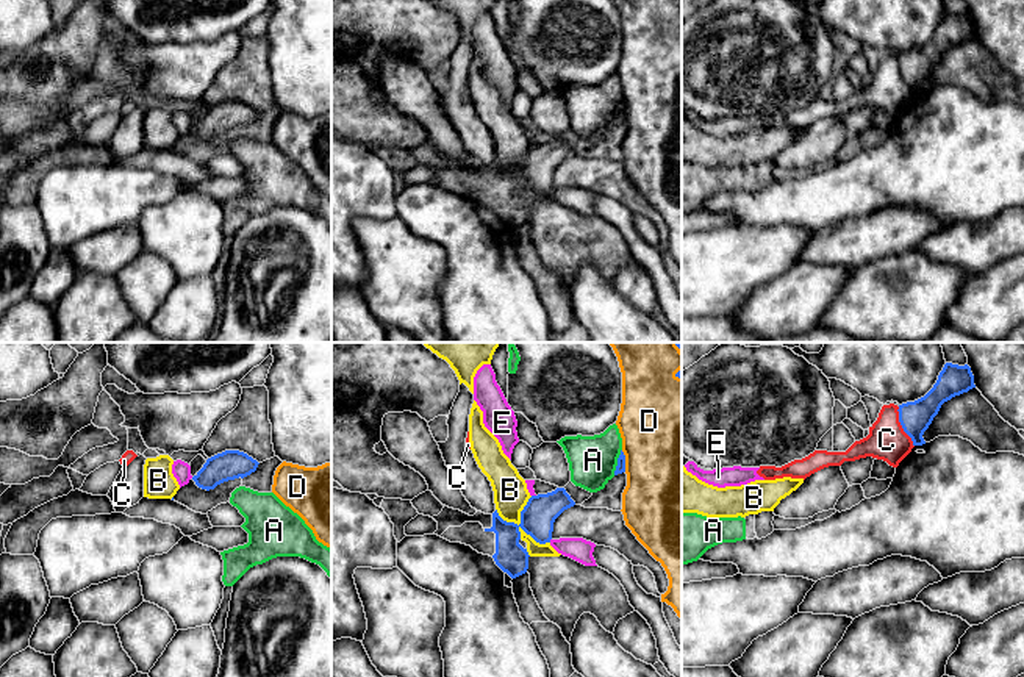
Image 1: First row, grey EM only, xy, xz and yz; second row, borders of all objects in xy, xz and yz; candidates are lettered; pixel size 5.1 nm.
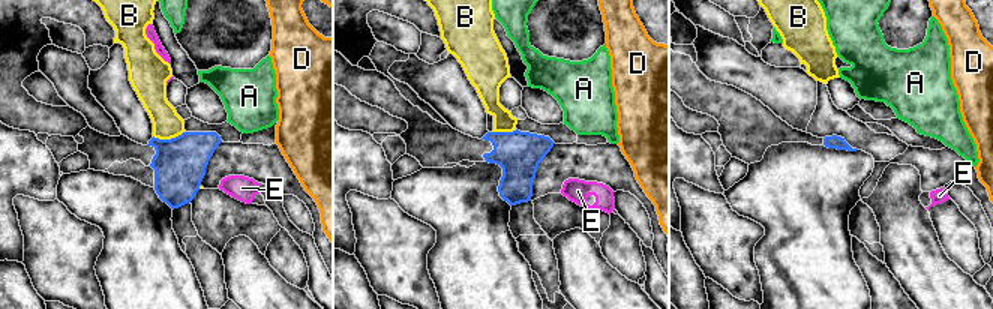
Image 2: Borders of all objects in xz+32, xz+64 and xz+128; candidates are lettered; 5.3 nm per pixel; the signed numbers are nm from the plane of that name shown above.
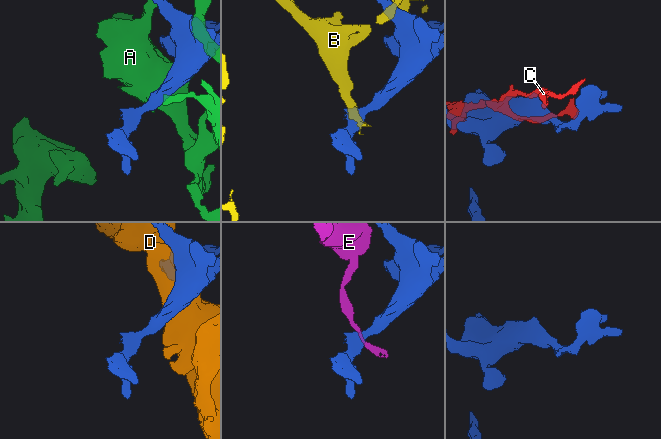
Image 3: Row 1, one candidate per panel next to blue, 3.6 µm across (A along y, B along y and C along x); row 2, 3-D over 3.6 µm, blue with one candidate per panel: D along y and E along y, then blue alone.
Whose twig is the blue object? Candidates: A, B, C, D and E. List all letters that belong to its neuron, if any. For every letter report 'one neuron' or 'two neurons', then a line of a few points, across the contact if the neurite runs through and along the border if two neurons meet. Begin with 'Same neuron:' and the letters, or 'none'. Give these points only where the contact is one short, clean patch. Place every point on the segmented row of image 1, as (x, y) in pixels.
Same neuron: none
A: two neurons
B: two neurons
C: two neurons
D: two neurons
E: two neurons; line xz (551, 538), (549, 541)

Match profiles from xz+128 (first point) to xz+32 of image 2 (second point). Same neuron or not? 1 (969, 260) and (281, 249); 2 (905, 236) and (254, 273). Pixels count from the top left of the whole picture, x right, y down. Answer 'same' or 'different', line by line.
1: same
2: same

